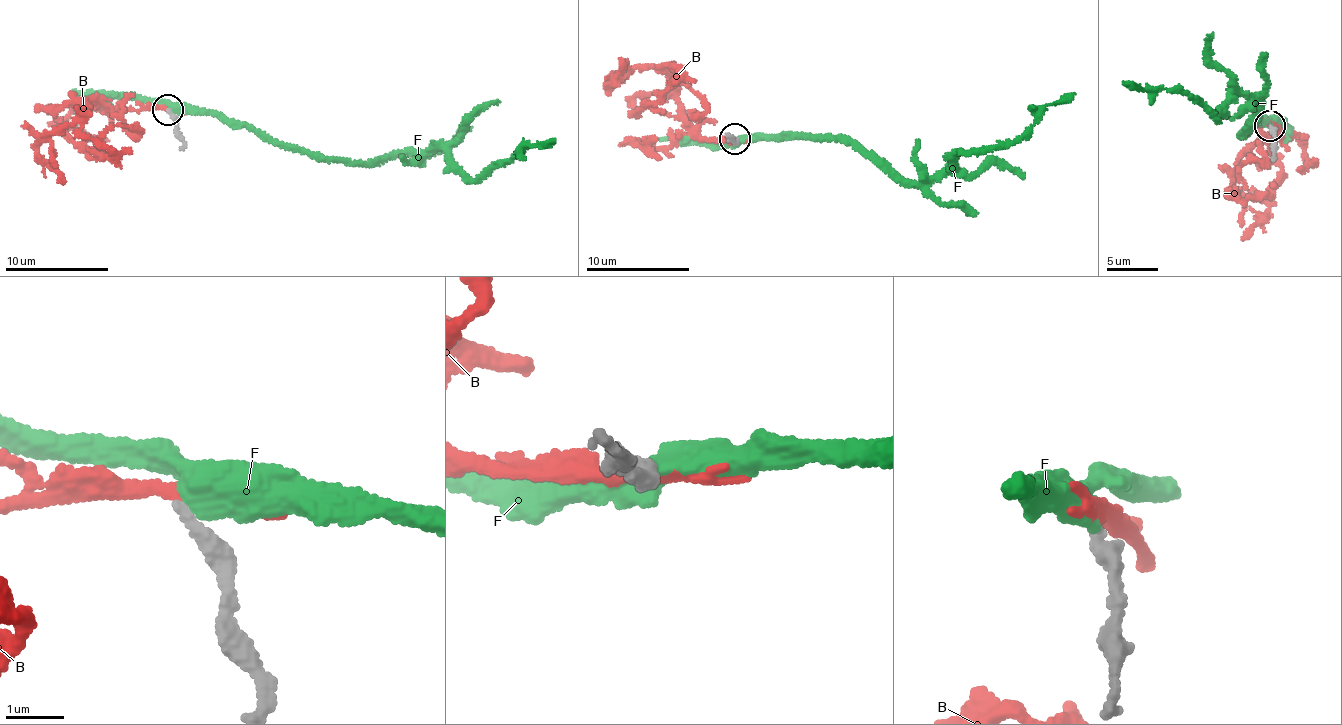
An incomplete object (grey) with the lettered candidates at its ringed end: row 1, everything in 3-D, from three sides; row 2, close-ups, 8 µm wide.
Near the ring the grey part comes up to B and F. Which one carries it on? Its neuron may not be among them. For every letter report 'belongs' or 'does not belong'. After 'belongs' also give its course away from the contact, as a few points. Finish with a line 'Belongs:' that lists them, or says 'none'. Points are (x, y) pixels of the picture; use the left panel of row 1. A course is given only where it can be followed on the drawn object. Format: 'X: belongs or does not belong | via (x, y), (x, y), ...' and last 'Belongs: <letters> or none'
B: does not belong
F: does not belong
Belongs: none

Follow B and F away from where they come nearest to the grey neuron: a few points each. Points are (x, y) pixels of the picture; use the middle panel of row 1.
B: (734, 139), (707, 141), (683, 114), (669, 79), (658, 70), (633, 68), (608, 86), (615, 80), (621, 58)
F: (735, 138), (851, 139), (916, 182), (950, 172), (960, 152), (1019, 138), (1047, 105), (1074, 93)

